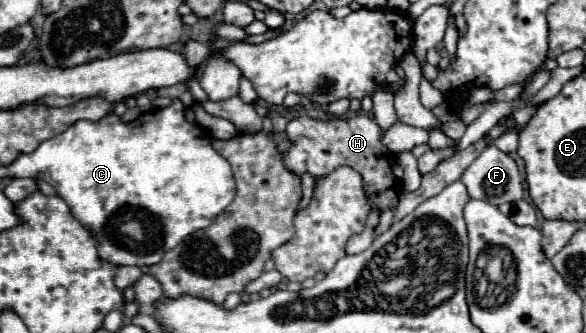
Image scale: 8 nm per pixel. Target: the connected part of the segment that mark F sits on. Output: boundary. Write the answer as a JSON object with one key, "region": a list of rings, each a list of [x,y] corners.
{"region":[[[489,145],[461,177],[471,199],[503,205],[523,199],[523,181],[517,163],[495,145]]]}

